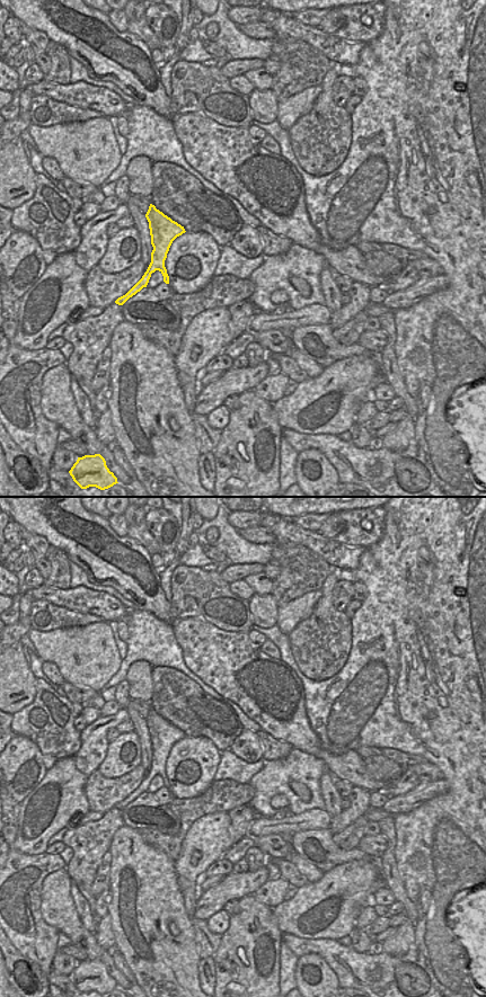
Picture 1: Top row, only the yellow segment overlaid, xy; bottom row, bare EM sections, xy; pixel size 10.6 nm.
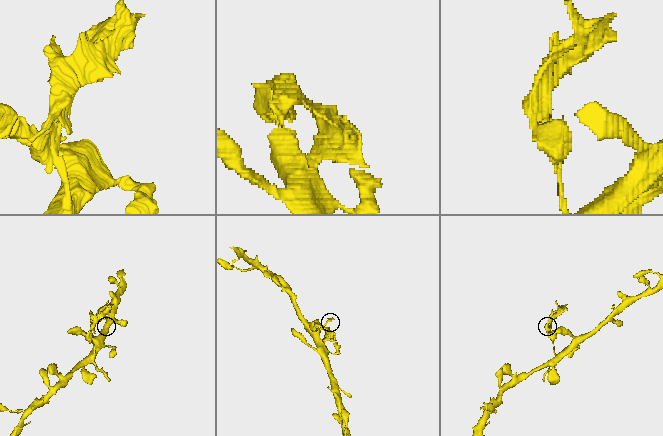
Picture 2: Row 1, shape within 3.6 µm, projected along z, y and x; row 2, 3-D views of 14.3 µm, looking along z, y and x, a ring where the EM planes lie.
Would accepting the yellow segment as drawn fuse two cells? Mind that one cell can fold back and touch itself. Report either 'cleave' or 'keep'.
cleave

